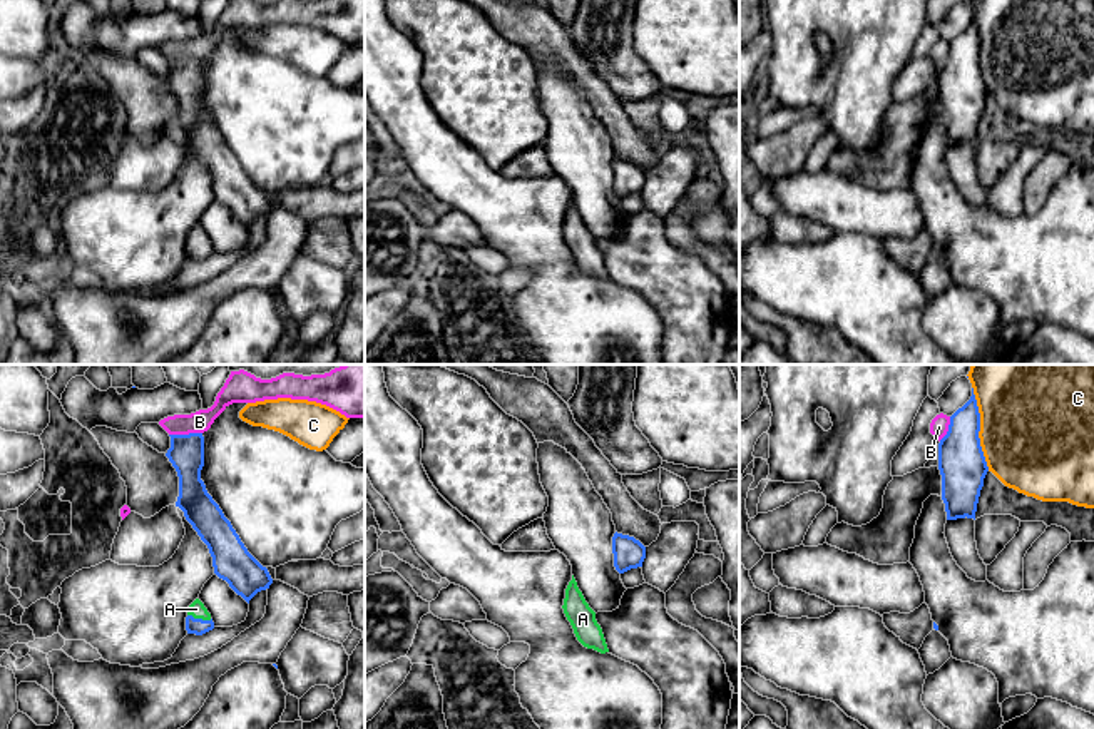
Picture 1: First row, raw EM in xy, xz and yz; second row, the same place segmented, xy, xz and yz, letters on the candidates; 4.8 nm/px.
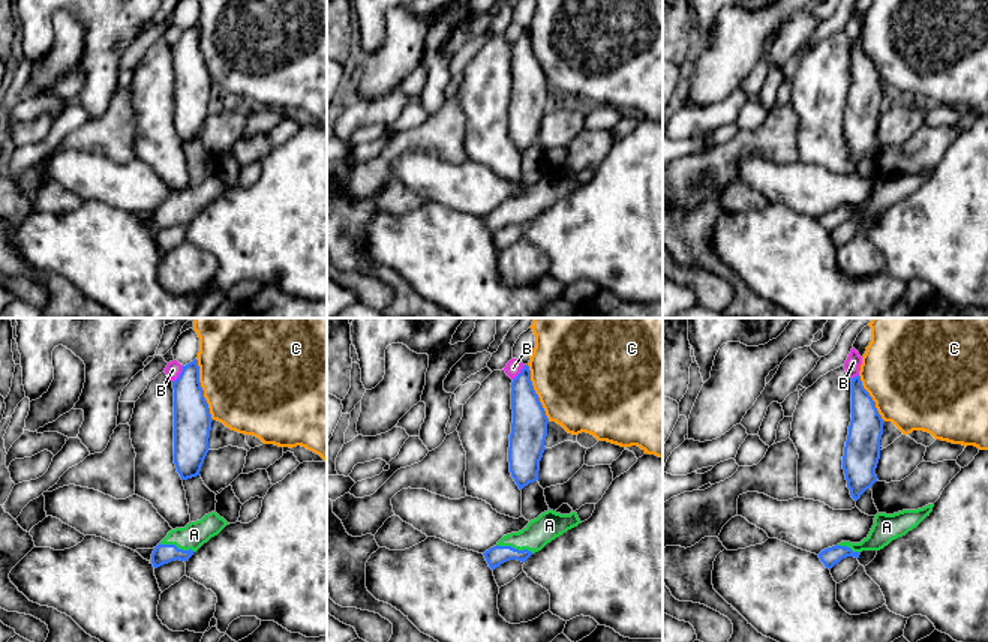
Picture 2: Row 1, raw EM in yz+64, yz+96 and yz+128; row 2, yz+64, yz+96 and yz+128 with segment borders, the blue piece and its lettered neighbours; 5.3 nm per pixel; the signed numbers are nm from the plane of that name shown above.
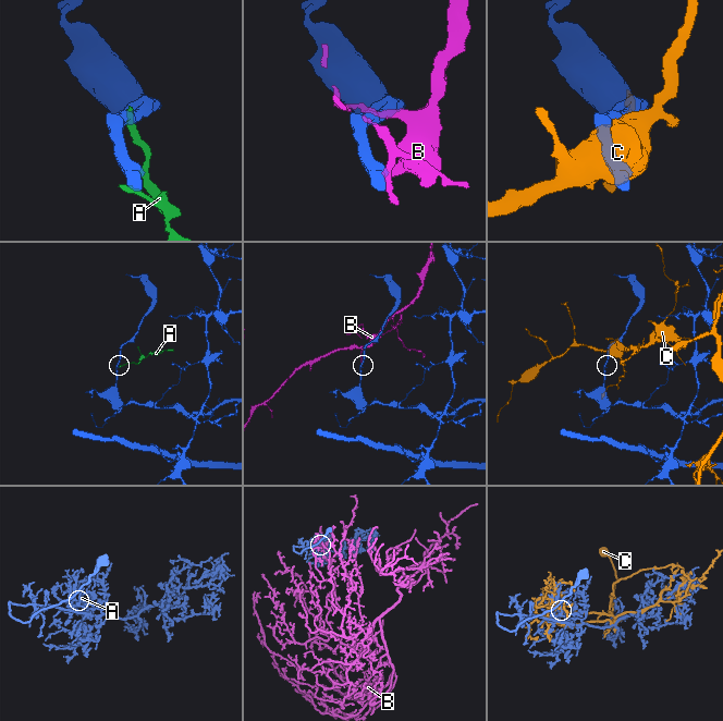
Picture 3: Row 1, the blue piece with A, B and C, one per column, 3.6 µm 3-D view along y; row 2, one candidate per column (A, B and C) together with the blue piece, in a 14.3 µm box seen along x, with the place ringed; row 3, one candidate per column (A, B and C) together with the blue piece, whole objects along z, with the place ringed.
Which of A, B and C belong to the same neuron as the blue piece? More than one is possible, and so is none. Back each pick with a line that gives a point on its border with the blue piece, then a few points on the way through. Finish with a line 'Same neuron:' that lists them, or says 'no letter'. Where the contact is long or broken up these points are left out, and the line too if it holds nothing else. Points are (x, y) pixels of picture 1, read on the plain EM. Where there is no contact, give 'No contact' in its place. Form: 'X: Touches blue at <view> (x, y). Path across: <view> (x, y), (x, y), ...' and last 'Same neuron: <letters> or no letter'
A: Touches blue at xy (199, 244). Path across: xy (193, 251), (199, 244), (196, 234)
Same neuron: A

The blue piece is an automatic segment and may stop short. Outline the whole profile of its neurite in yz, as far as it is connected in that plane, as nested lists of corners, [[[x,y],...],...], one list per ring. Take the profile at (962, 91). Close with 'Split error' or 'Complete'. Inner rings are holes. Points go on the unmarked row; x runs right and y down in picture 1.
[[[972,13],[970,25],[950,42],[947,60],[938,69],[938,95],[942,100],[942,125],[945,129],[947,145],[974,144],[984,104],[989,97],[980,72],[980,38]]]. Complete

